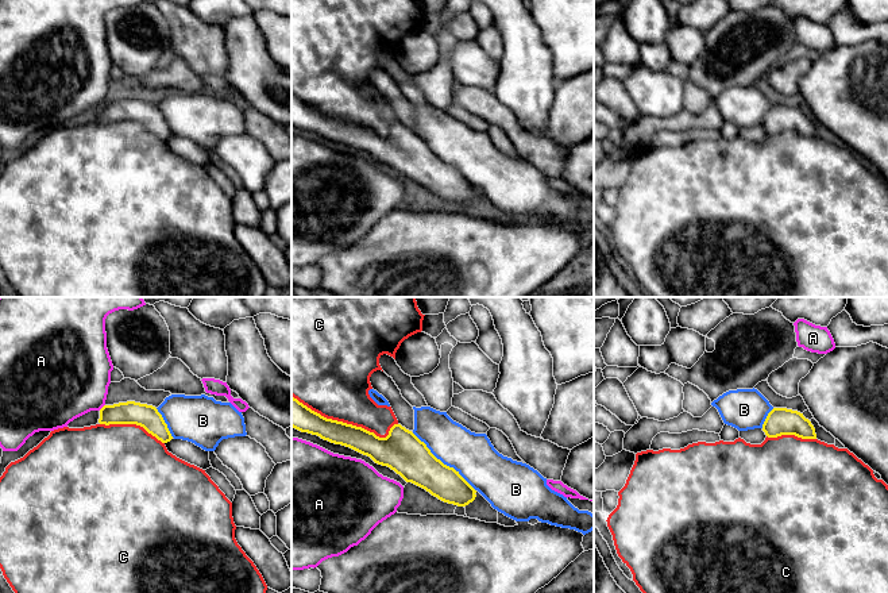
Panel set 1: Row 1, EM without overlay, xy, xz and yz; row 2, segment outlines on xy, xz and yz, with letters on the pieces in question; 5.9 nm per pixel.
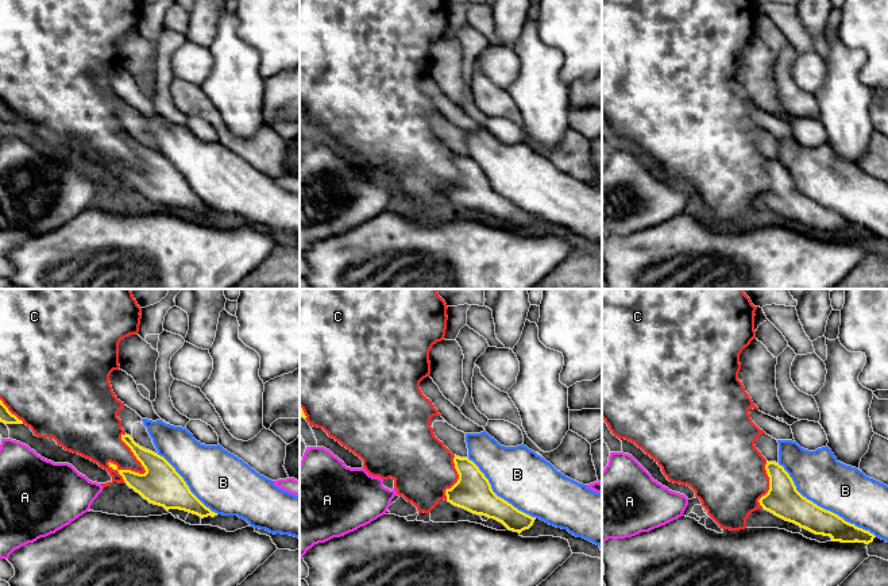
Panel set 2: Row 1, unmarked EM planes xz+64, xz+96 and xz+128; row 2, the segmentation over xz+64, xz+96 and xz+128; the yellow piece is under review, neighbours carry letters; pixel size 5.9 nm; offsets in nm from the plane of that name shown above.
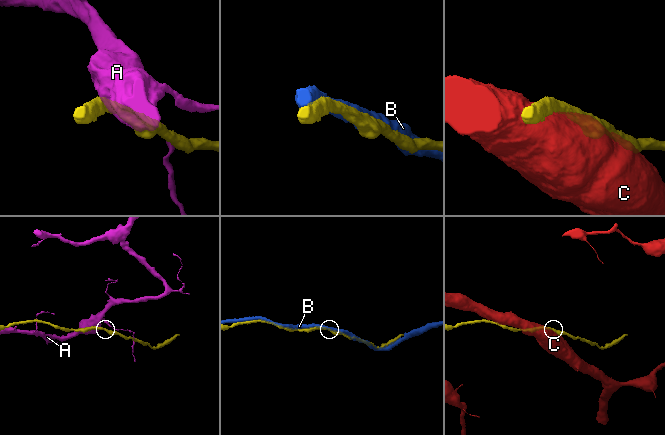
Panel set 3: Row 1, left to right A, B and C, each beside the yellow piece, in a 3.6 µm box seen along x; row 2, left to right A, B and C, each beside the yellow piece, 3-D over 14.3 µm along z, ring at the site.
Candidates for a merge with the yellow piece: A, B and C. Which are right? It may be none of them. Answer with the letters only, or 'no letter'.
B

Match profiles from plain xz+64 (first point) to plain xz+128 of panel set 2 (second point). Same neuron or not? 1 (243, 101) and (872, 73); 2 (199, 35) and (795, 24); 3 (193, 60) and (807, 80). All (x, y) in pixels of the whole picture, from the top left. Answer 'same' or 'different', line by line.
1: different
2: different
3: same

